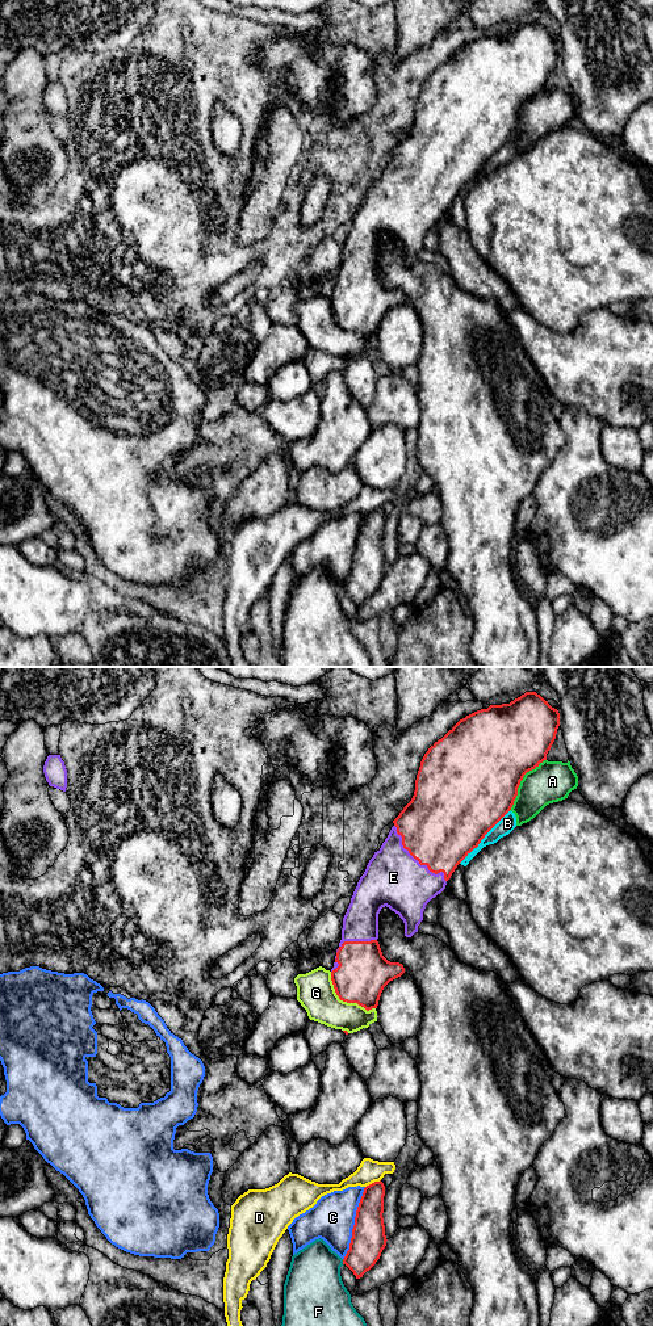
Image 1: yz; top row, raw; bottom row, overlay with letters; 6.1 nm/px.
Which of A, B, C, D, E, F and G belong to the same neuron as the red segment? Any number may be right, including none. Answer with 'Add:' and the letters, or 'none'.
Add: E

